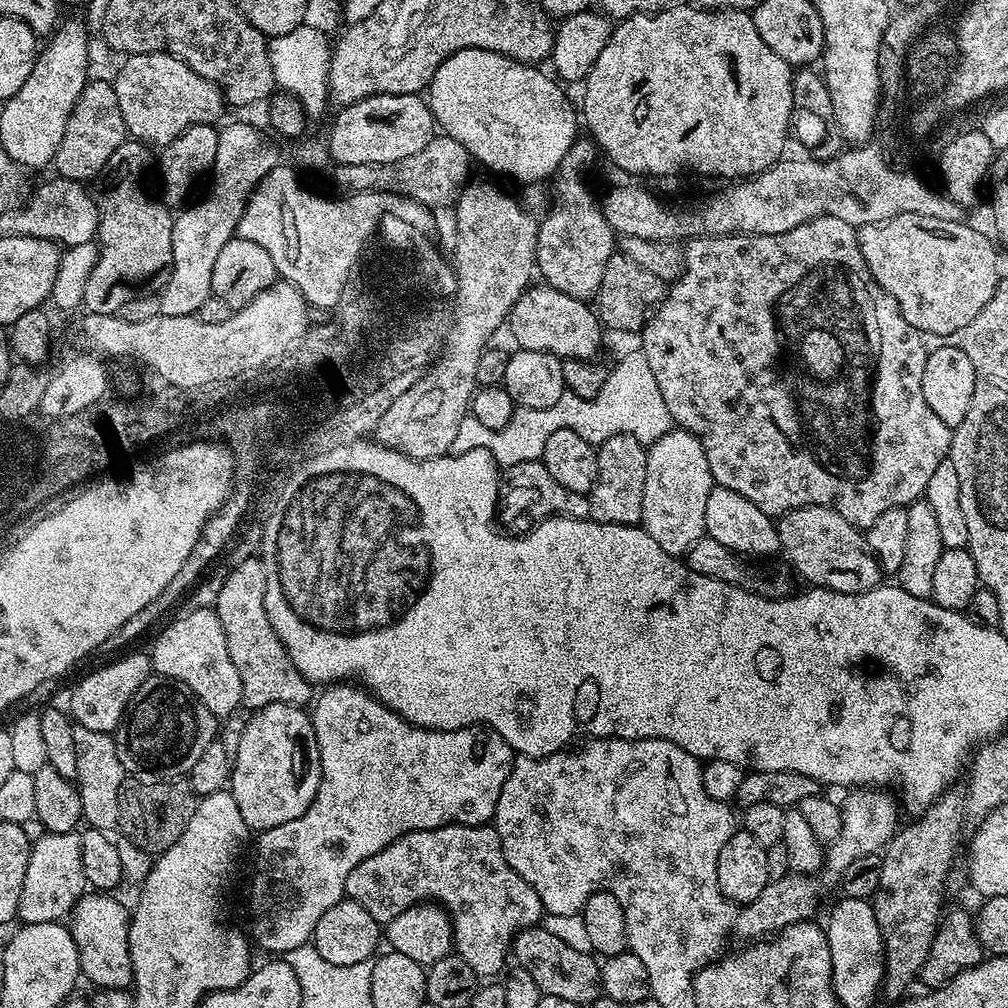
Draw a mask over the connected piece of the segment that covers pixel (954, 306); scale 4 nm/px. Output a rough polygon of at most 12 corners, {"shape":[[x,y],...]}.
{"shape":[[898,214],[858,231],[906,322],[963,332],[1002,275],[993,237]]}

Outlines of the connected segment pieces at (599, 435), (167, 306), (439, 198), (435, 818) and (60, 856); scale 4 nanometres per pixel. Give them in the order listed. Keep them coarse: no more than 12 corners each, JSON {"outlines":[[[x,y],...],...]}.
{"outlines":[[[643,352],[589,400],[517,407],[504,428],[469,414],[452,452],[485,448],[501,469],[541,459],[554,430],[593,446],[673,431]],[[252,125],[219,129],[204,196],[174,217],[159,313],[197,315],[215,259],[282,156]],[[443,134],[394,163],[339,164],[346,192],[455,207],[472,167]],[[352,682],[311,709],[320,785],[259,833],[250,940],[309,943],[407,832],[487,825],[514,753]],[[44,832],[19,923],[63,921],[85,892],[80,832]]]}

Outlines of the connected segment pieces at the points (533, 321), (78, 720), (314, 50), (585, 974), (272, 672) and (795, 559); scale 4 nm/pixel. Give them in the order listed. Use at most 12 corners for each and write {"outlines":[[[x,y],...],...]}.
{"outlines":[[[530,286],[508,312],[515,347],[591,361],[602,325],[562,290]],[[147,651],[86,673],[70,715],[115,733],[134,690],[153,675]],[[298,27],[268,41],[276,88],[309,117],[330,108],[329,37]],[[542,926],[510,949],[545,996],[591,1006],[600,965]],[[263,559],[231,565],[214,605],[243,707],[307,705],[313,685],[266,618]],[[826,506],[775,521],[797,577],[829,592],[881,583],[865,533]]]}

